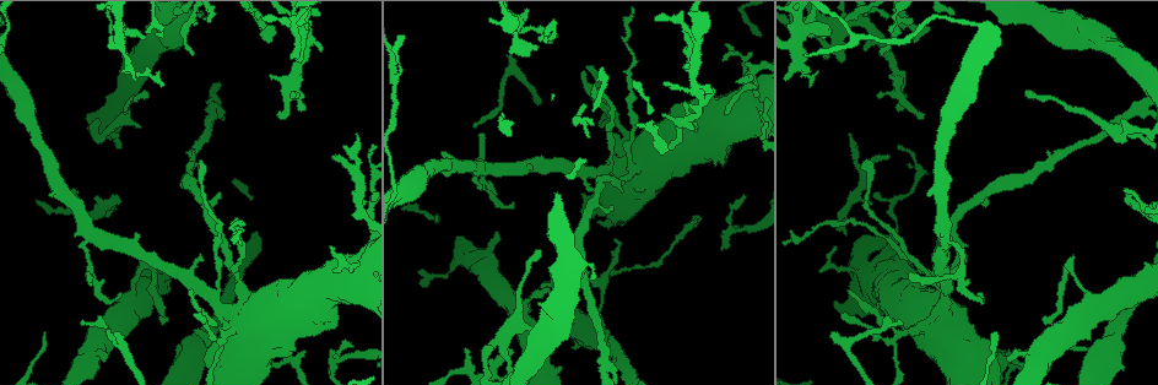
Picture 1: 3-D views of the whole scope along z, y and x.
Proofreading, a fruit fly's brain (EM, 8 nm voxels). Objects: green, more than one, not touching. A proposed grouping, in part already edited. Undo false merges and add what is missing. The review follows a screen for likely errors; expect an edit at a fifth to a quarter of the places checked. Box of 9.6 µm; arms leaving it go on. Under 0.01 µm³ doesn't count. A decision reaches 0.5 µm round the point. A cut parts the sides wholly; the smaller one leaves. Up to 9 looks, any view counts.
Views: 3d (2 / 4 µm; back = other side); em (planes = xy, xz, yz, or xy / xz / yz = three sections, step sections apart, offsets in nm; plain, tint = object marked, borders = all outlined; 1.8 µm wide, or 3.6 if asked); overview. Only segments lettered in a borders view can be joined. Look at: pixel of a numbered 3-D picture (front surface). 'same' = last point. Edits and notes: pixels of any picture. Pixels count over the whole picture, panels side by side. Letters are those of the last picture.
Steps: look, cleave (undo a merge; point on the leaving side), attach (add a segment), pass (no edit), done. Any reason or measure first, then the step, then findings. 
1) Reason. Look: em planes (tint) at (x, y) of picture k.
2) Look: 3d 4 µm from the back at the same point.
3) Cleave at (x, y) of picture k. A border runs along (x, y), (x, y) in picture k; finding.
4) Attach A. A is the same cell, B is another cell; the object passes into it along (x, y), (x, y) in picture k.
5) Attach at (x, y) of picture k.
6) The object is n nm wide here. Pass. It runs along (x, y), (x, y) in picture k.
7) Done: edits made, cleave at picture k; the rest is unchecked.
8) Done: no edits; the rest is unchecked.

An open end. Look: em planes (borders) at (86, 272) of picture 1.

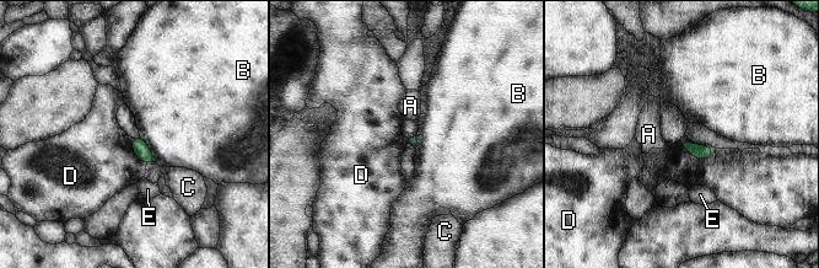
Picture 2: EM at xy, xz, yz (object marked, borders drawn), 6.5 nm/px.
Pass. A, B, C, D and E are other cells; a border runs along (680, 141), (695, 157), (714, 153) in picture 2; no lettered segment goes on from it.

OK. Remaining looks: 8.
Tapers out. Look: em yz step 4 (borders) at (514, 203) of picture 1.

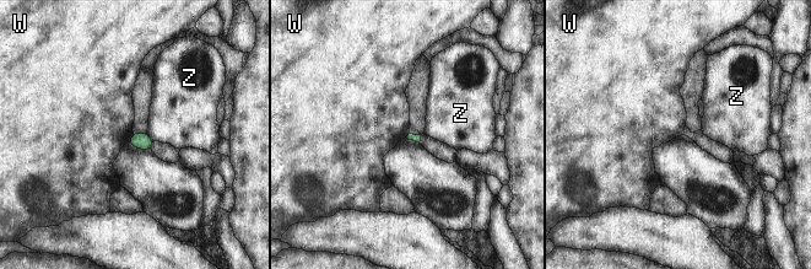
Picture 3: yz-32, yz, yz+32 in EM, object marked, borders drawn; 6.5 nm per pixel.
Look: em planes (borders) at the same point.

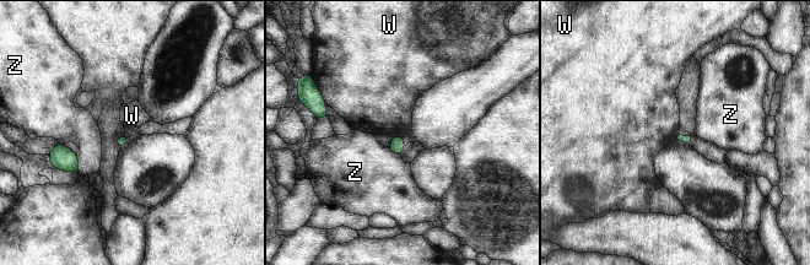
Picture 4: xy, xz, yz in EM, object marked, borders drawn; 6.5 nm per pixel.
Pass. W and Z are other cells; a border runs along (393, 135), (403, 136) in picture 4; no lettered segment goes on from it.

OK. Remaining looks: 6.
Branch point. Look: 3d 4 µm at (207, 342) of picture 1.

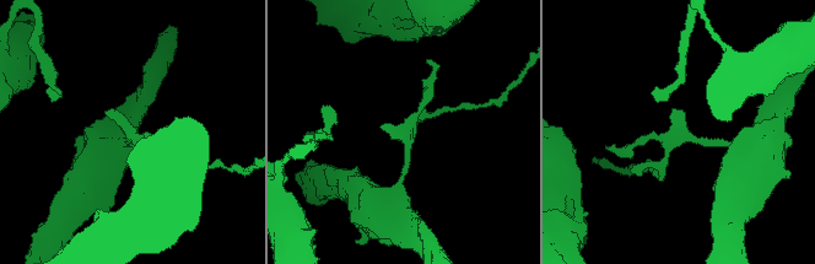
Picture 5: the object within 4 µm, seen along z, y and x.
Shape alone is not enough. Look: em xz step 4 (tint) at (409, 138) of picture 5.

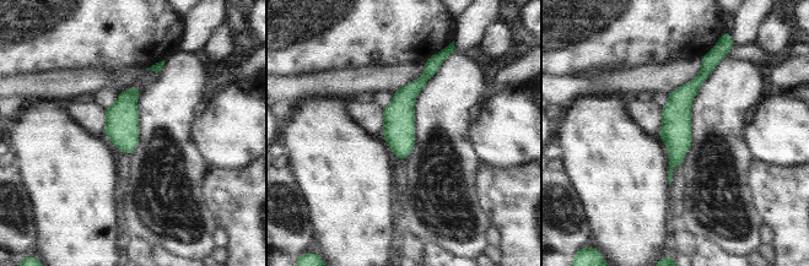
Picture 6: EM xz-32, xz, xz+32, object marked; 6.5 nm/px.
Cut it another way. Look: em planes (borders) at the same point.

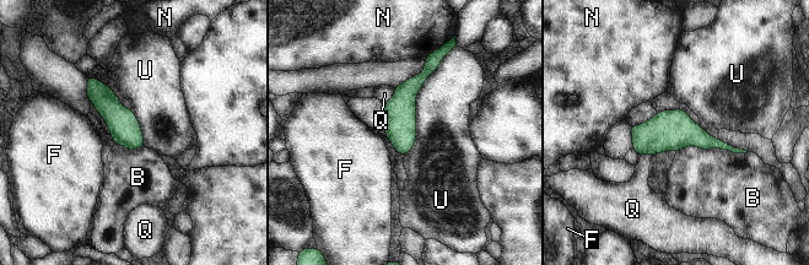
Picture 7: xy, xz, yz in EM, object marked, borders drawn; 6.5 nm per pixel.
The object is 200 nm wide here; the longest contact is with U, 700 nm. Pass. B, F, N, Q and U are other cells; one neuron here.

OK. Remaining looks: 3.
Abrupt turn. Look: 3d 2 µm at (511, 22) of picture 1.

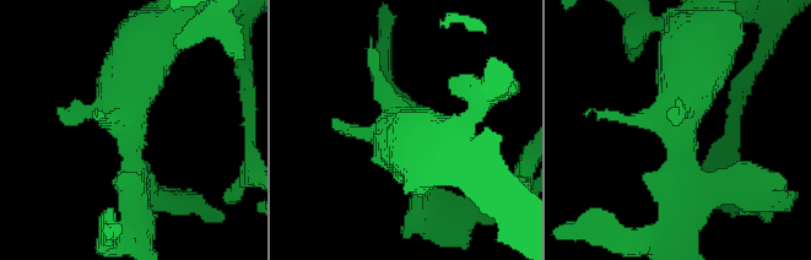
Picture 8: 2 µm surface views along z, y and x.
Need the tissue. Look: em yz step 4 (tint) at (679, 165) of picture 8.

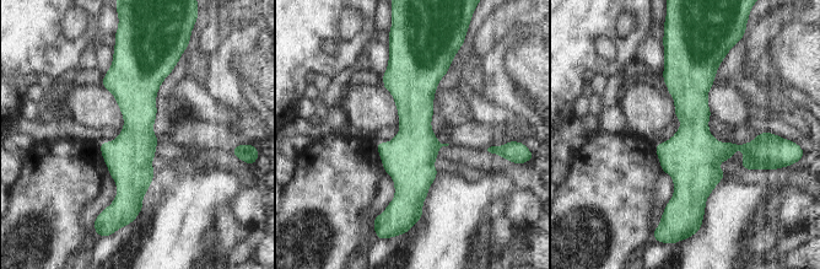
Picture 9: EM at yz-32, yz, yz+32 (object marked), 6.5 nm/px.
Look: em planes (borders) at the same point.

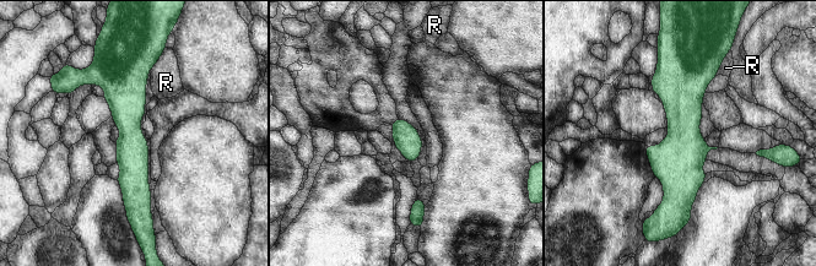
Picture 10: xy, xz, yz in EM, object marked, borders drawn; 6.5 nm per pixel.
The object is 170 nm wide here. Pass. R is another cell; a border runs along (722, 63), (714, 75) in picture 10; all the same neuron.

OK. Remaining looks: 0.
Done: no edits; the rest is unchecked.

